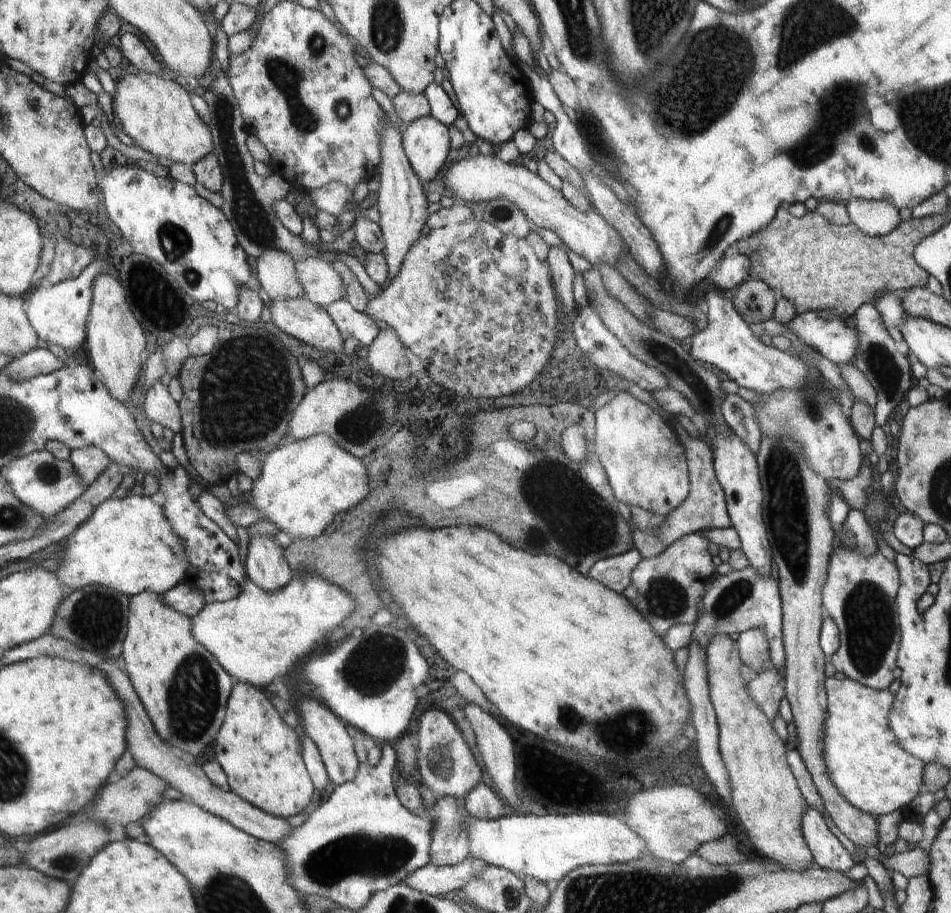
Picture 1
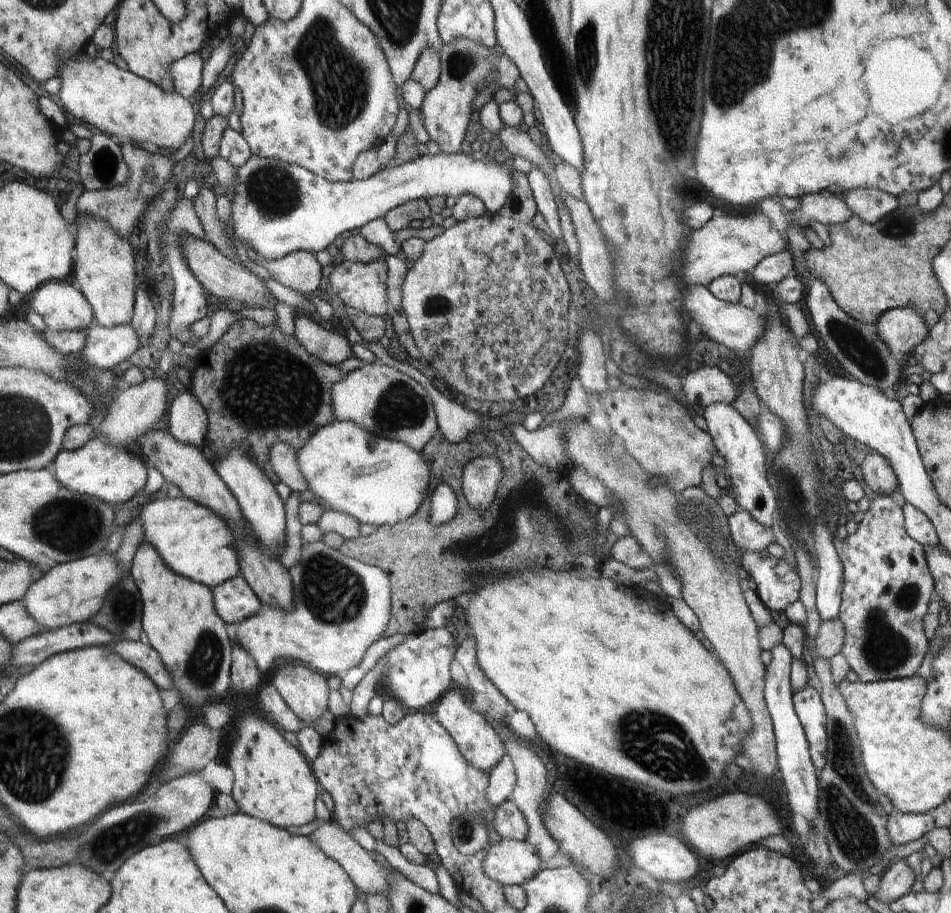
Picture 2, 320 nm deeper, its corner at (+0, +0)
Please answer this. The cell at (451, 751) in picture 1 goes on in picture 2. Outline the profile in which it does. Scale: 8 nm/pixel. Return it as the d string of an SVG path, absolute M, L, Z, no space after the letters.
M457 685L448 688L442 698L438 700L440 703L436 706L434 717L454 739L466 762L487 773L500 762L500 759L506 755L506 751L500 740L501 737L496 733L489 721L478 711L474 711L474 707L466 702L465 693L465 690Z

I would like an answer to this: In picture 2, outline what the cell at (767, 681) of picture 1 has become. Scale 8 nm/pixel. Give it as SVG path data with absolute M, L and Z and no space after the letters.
M838 618L831 621L822 621L817 637L806 652L831 659L841 652L845 643L846 627Z

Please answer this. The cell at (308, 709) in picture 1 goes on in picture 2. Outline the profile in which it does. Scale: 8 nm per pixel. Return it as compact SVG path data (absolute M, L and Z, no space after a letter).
M285 663L272 670L272 684L276 687L278 694L284 702L292 709L292 712L302 721L313 723L319 719L328 706L329 688L326 684L326 677L315 672L310 667L302 664Z

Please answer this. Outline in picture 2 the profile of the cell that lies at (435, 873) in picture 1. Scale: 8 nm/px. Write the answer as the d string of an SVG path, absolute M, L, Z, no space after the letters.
M500 839L485 856L484 873L500 884L523 886L542 866L538 849L528 841Z

